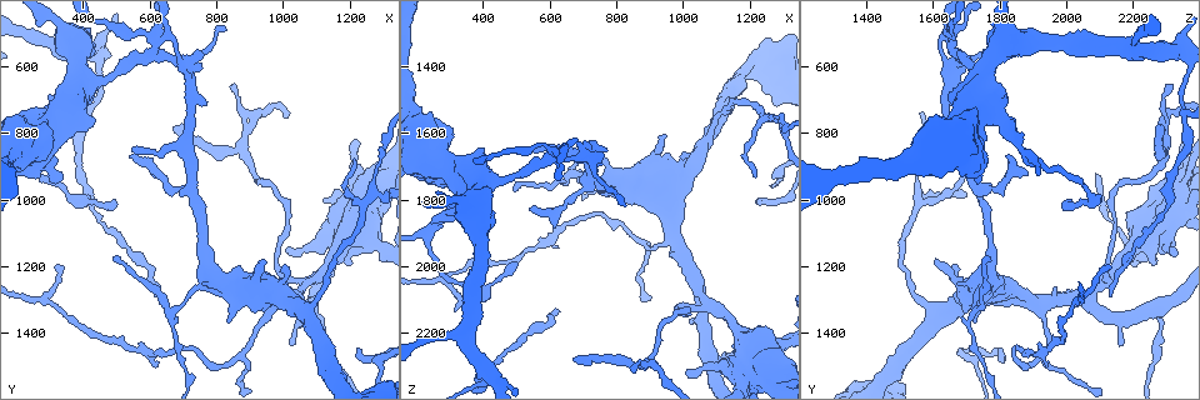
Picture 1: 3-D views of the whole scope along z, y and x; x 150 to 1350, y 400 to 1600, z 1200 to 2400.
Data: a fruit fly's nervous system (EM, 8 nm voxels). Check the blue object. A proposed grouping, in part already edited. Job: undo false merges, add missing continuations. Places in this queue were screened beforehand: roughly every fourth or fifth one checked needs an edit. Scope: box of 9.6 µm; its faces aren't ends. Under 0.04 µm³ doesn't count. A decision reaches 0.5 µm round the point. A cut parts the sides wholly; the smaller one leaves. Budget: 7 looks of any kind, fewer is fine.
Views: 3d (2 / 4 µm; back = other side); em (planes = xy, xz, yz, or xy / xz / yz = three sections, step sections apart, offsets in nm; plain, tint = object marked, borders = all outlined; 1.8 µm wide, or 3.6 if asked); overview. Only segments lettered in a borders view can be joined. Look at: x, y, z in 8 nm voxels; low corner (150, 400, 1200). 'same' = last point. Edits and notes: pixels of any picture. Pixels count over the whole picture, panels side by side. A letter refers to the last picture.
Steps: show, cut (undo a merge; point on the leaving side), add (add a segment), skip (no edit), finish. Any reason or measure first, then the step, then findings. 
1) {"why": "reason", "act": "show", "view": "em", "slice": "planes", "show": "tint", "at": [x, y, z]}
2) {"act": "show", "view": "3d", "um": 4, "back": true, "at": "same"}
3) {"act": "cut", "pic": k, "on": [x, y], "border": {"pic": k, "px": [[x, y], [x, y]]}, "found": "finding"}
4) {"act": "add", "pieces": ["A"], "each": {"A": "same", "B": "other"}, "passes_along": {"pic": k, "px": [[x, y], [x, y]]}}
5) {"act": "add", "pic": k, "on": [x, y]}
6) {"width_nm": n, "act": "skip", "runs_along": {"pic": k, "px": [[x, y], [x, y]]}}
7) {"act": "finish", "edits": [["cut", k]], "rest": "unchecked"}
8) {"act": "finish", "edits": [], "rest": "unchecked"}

{"why": "abrupt turn", "act": "show", "view": "em", "um": 3.6, "slice": "planes", "show": "borders", "at": [1050, 1300, 2060]}

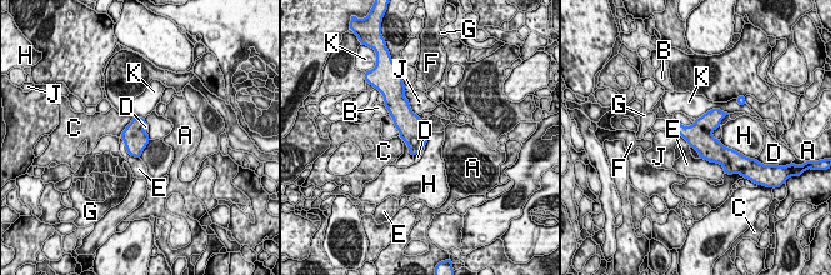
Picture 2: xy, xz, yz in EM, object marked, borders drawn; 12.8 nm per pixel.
{"width_nm": 300, "act": "skip", "each": {"A": "other", "B": "other", "C": "other", "D": "other", "E": "other", "F": "other", "G": "other", "H": "other", "J": "other", "K": "other"}, "border": {"pic": 2, "px": [[675, 120], [684, 125], [694, 123]]}, "found": "continuous, no second cell"}

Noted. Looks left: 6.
{"why": "three-way junction", "act": "show", "view": "3d", "um": 4, "at": [1090, 1340, 2280]}

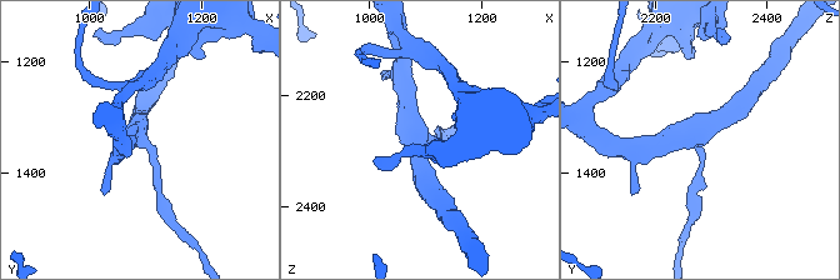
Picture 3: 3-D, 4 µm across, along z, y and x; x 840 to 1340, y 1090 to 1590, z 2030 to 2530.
{"why": "now the EM", "act": "show", "view": "em", "um": 3.6, "slice": "xz", "step": 16, "show": "tint", "at": [1080, 1335, 2275]}

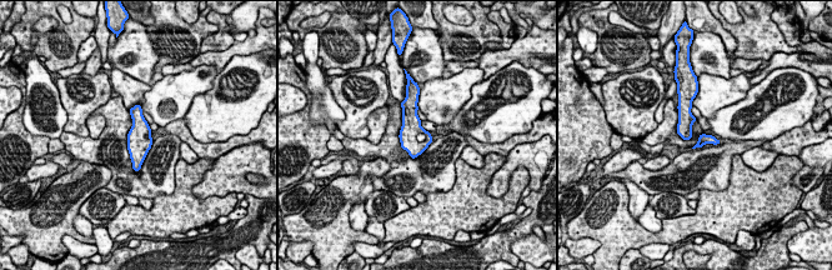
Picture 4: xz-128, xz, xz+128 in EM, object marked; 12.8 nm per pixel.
{"why": "what lies round it", "act": "show", "view": "em", "um": 3.6, "slice": "xz", "step": 16, "show": "borders", "at": "same"}

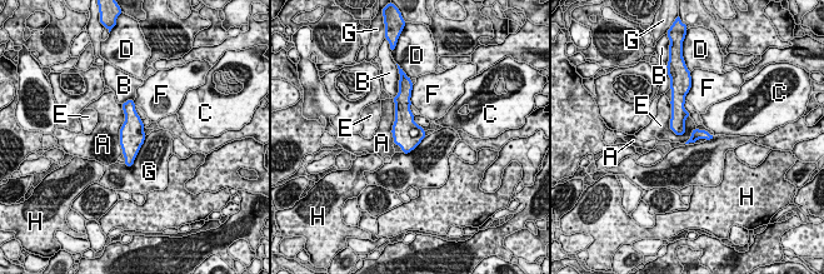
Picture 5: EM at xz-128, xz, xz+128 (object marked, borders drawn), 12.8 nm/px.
{"act": "skip", "each": {"A": "other", "B": "other", "C": "other", "D": "other", "E": "other", "F": "other", "G": "other", "H": "other"}, "border": {"pic": 5, "px": [[669, 101], [670, 128], [682, 135]]}, "found": "all the same cell"}

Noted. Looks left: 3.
{"act": "show", "view": "3d", "um": 4, "at": [340, 740, 1760]}

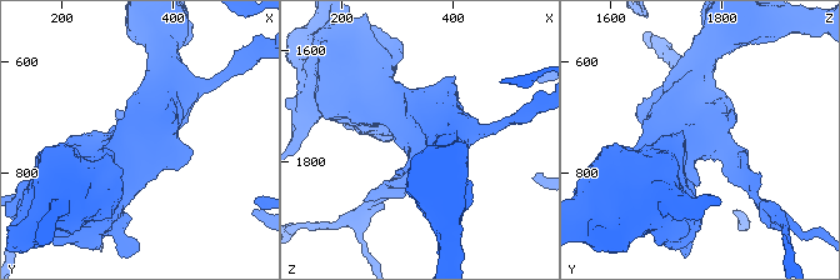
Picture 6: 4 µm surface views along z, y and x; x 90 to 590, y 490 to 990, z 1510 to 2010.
{"act": "show", "view": "em", "um": 3.6, "slice": "xz", "step": 16, "show": "borders", "at": [345, 740, 1770]}

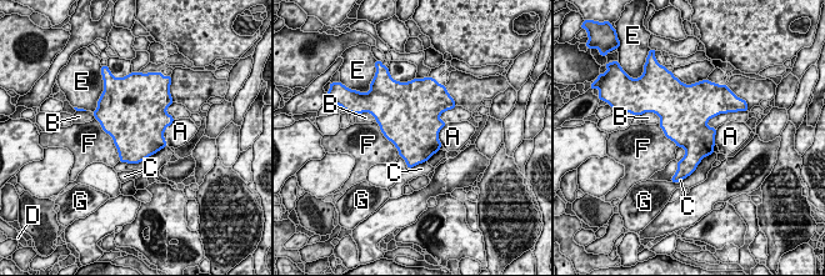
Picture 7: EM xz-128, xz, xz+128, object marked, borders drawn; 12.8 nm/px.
{"width_nm": 480, "act": "skip", "each": {"A": "other", "B": "other", "C": "other", "D": "other", "E": "other", "F": "other", "G": "other"}, "border": {"pic": 7, "px": [[95, 118], [113, 139], [120, 160]]}, "found": "one cell here"}

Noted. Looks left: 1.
{"act": "finish", "edits": [], "rest": "unchecked"}

